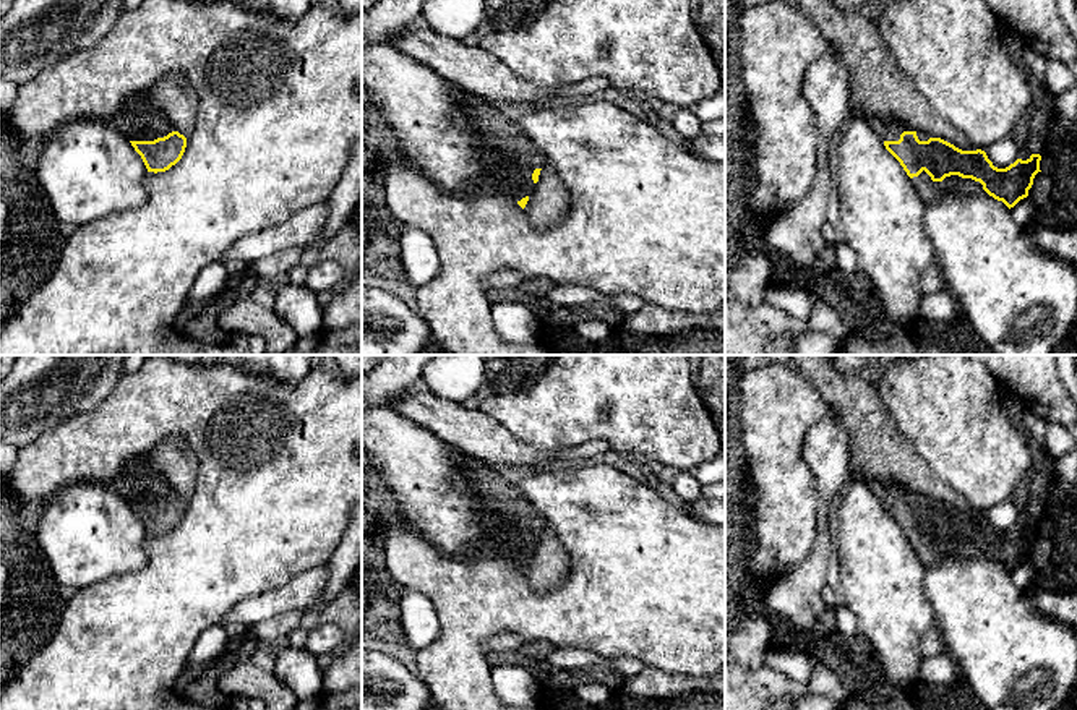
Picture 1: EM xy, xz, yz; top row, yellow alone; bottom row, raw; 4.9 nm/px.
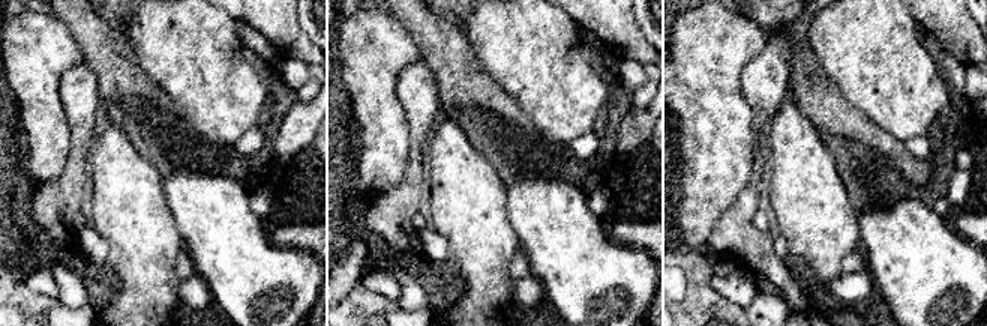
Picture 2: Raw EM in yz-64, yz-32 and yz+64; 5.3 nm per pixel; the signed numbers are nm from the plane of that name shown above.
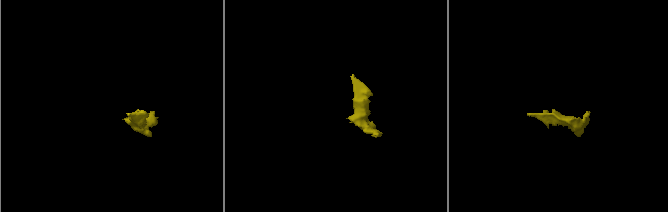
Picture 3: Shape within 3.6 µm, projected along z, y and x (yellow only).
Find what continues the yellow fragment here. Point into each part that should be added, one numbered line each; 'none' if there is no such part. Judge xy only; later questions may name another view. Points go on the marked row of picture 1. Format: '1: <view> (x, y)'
1: xy (140, 119)

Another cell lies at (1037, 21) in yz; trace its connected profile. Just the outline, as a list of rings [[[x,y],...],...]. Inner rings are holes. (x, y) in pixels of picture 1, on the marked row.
[[[983,0],[999,23],[1048,60],[1077,60],[1077,41],[1059,16],[1056,0]]]

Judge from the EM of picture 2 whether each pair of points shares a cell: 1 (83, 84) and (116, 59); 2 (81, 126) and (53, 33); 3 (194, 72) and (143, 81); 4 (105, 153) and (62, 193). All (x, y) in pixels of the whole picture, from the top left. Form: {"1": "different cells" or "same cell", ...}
{"1": "different cells", "2": "different cells", "3": "different cells", "4": "different cells"}

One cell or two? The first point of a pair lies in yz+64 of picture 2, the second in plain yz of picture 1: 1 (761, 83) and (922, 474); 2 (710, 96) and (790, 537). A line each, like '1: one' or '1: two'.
1: two
2: one

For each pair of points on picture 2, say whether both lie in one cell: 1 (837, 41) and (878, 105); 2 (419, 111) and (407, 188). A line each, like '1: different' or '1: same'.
1: same
2: same

